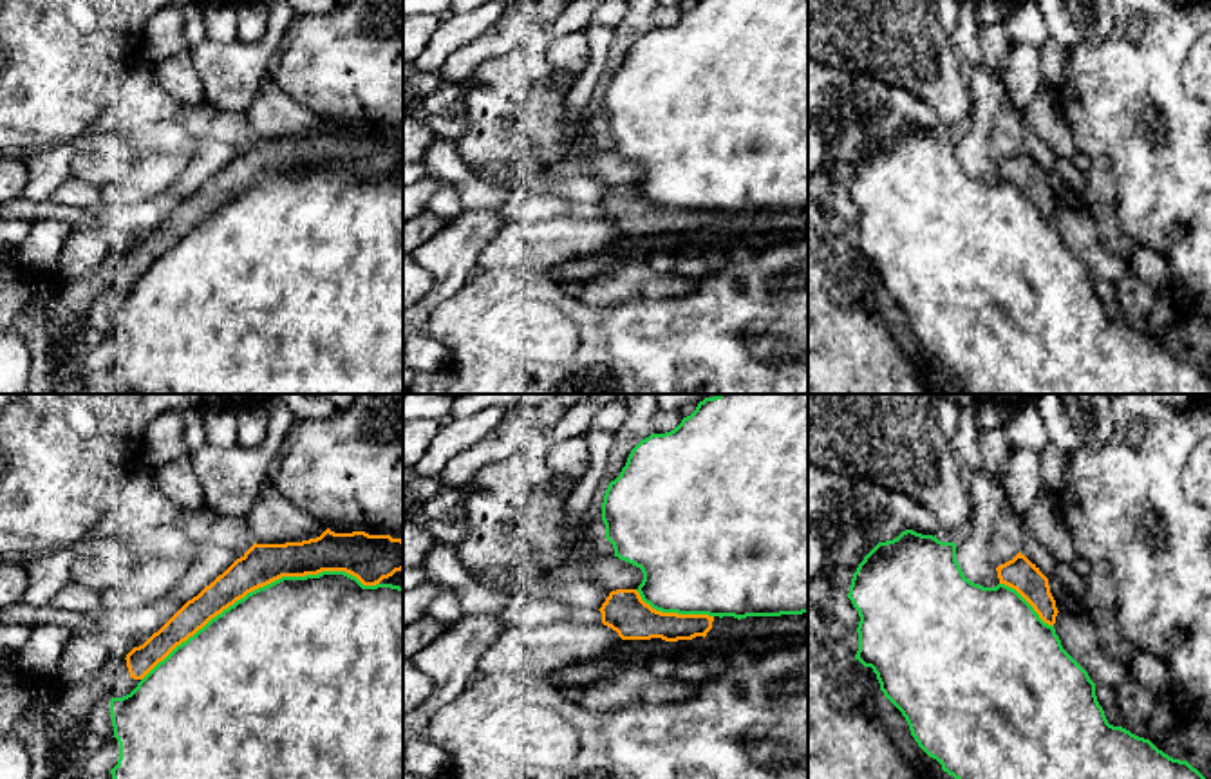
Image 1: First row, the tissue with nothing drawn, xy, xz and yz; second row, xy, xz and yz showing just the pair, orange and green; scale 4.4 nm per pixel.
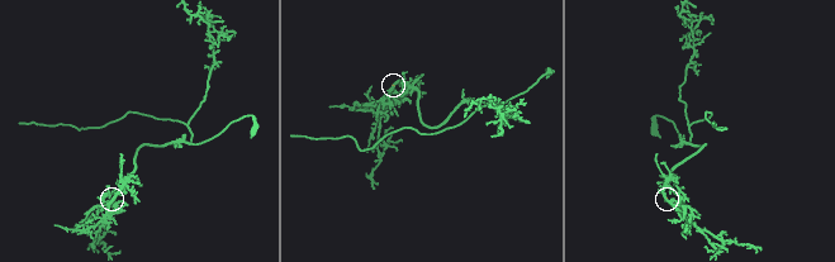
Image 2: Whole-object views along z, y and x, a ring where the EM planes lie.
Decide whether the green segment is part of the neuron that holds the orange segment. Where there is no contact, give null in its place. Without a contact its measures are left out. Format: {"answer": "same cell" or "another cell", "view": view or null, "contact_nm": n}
{"answer": "another cell", "view": "xy", "contact_nm": 1150}

